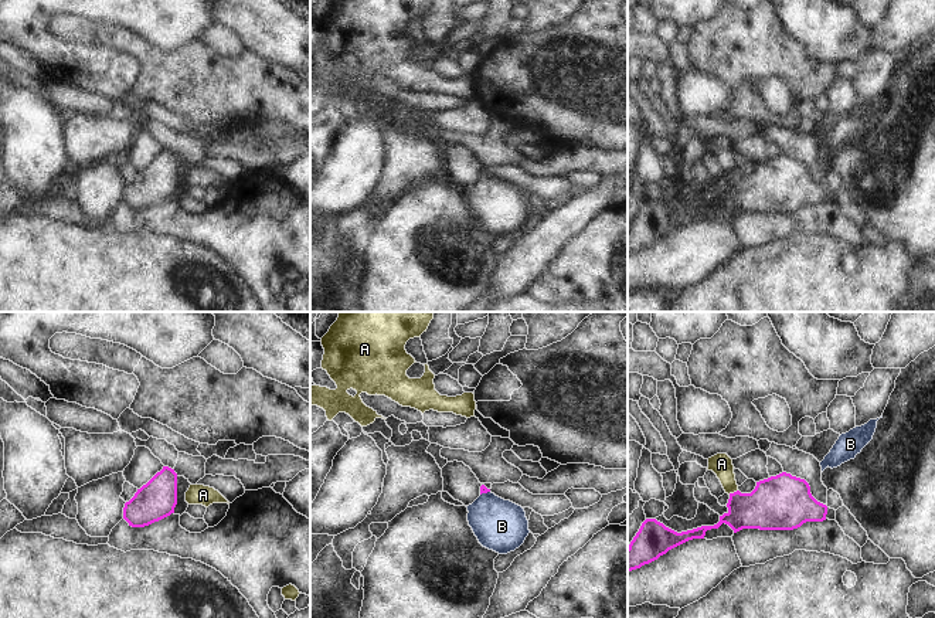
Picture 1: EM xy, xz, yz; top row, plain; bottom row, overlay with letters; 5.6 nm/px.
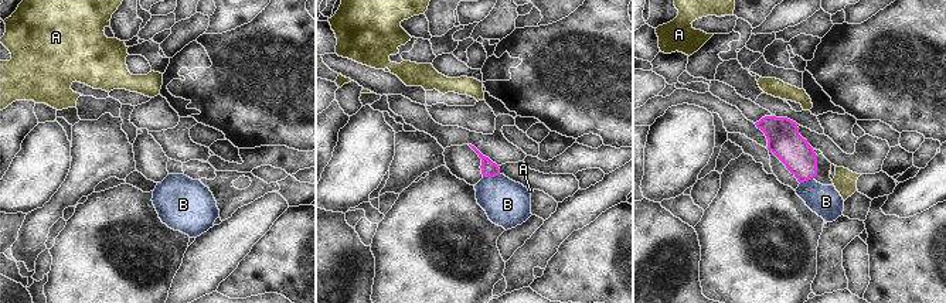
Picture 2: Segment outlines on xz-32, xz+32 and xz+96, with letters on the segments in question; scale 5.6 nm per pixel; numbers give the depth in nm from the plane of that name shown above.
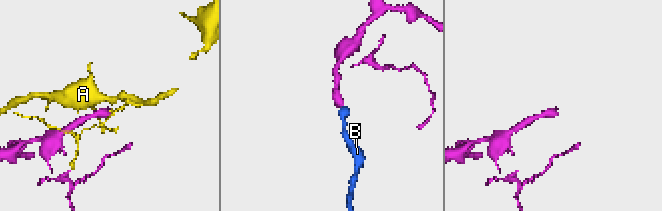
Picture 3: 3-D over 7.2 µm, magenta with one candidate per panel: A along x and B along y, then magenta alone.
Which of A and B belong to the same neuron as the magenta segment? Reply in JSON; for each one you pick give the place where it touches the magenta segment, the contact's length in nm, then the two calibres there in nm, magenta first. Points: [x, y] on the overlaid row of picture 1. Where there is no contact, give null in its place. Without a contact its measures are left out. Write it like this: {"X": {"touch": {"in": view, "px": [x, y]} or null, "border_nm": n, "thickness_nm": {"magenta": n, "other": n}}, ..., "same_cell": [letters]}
{"B": {"touch": {"in": "xz", "px": [485, 492]}, "border_nm": 60, "thickness_nm": {"magenta": 50, "other": 300}}, "same_cell": ["B"]}

